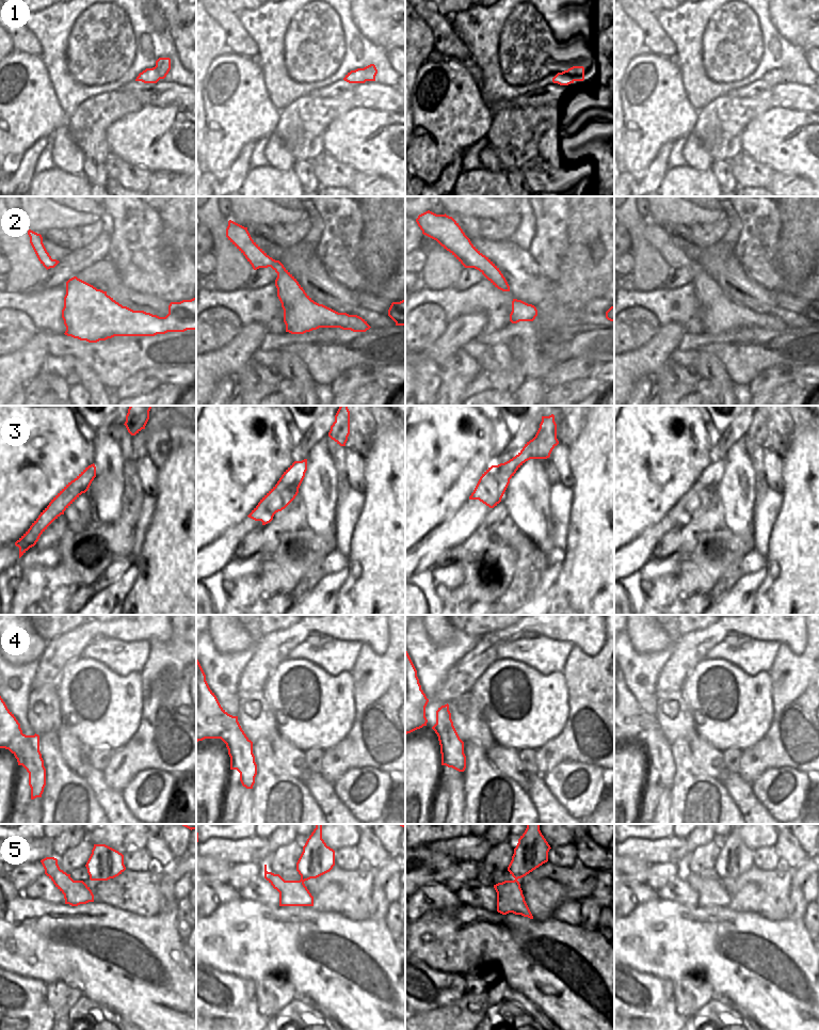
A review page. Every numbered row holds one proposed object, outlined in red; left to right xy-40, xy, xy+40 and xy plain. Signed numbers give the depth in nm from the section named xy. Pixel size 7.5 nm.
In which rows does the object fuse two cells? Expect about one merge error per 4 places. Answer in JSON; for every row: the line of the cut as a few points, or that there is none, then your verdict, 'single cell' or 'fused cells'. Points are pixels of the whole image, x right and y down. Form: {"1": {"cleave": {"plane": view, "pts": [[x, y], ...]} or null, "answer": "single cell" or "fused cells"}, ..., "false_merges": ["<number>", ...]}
{"1": {"cleave": null, "answer": "single cell"}, "2": {"cleave": null, "answer": "single cell"}, "3": {"cleave": null, "answer": "single cell"}, "4": {"cleave": {"plane": "xy-40", "pts": [[22, 733], [14, 741], [14, 746], [17, 749], [14, 755]]}, "answer": "fused cells"}, "5": {"cleave": null, "answer": "single cell"}, "false_merges": ["4"]}

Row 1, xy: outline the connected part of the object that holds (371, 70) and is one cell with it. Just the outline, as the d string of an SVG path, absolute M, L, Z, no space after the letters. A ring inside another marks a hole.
M370 64L364 68L351 70L343 78L349 83L365 83L366 81L375 81L378 69L374 64Z

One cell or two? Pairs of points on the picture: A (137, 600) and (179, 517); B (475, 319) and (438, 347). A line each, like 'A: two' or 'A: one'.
A: one
B: one

